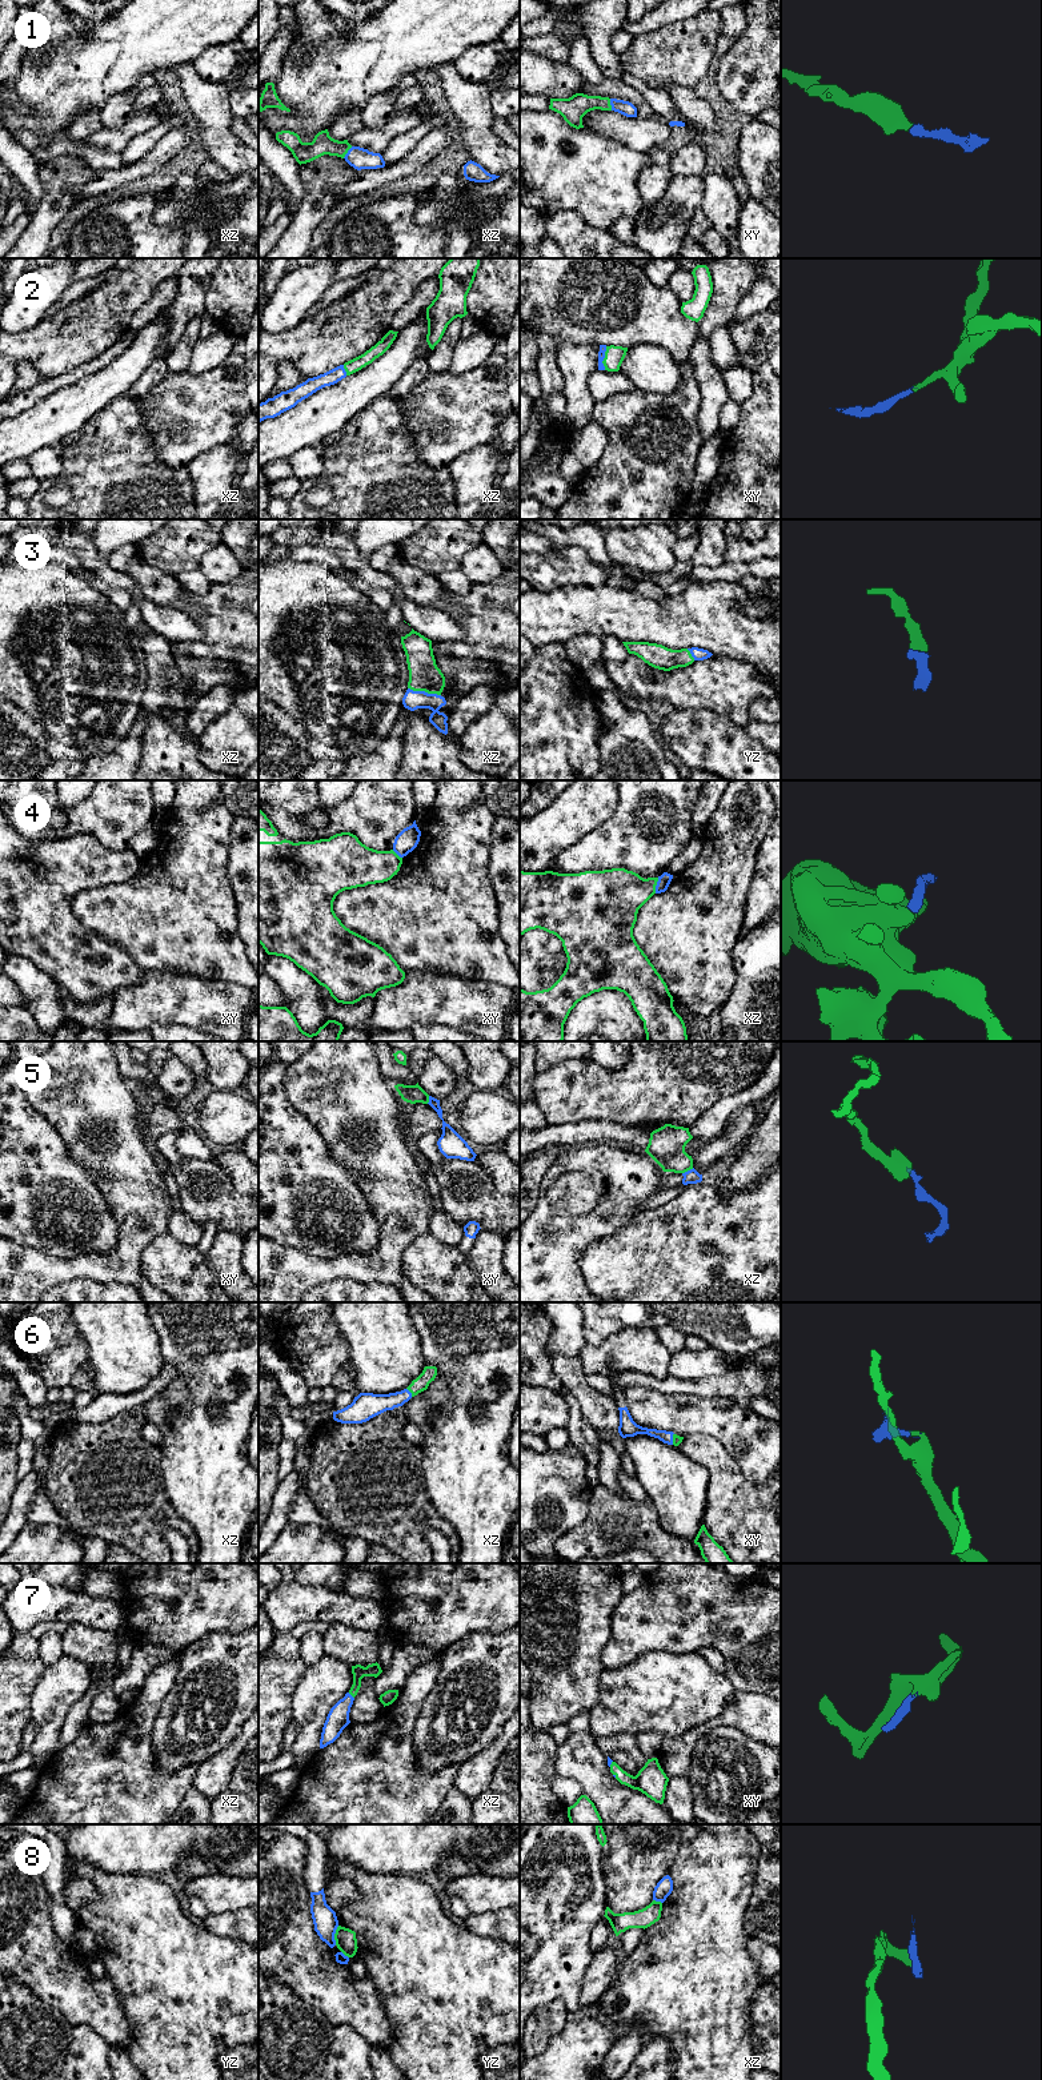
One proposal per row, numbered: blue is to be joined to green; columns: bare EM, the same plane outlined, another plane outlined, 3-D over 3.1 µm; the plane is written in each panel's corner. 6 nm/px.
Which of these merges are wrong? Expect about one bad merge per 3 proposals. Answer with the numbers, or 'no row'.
4, 5, 8

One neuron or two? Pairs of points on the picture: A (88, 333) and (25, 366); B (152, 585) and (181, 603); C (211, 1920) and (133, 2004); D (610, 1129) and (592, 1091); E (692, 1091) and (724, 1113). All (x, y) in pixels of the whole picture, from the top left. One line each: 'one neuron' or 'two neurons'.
A: two neurons
B: one neuron
C: two neurons
D: two neurons
E: two neurons

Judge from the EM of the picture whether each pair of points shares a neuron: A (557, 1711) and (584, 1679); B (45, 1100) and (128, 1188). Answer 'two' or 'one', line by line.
A: one
B: one

